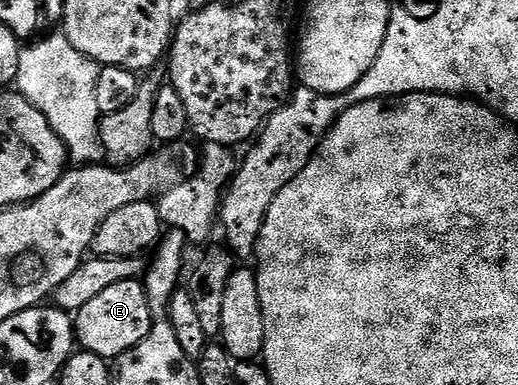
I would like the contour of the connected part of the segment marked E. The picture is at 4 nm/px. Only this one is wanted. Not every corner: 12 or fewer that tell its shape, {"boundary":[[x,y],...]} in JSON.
{"boundary":[[140,279],[118,281],[75,312],[77,344],[109,361],[146,341]]}

